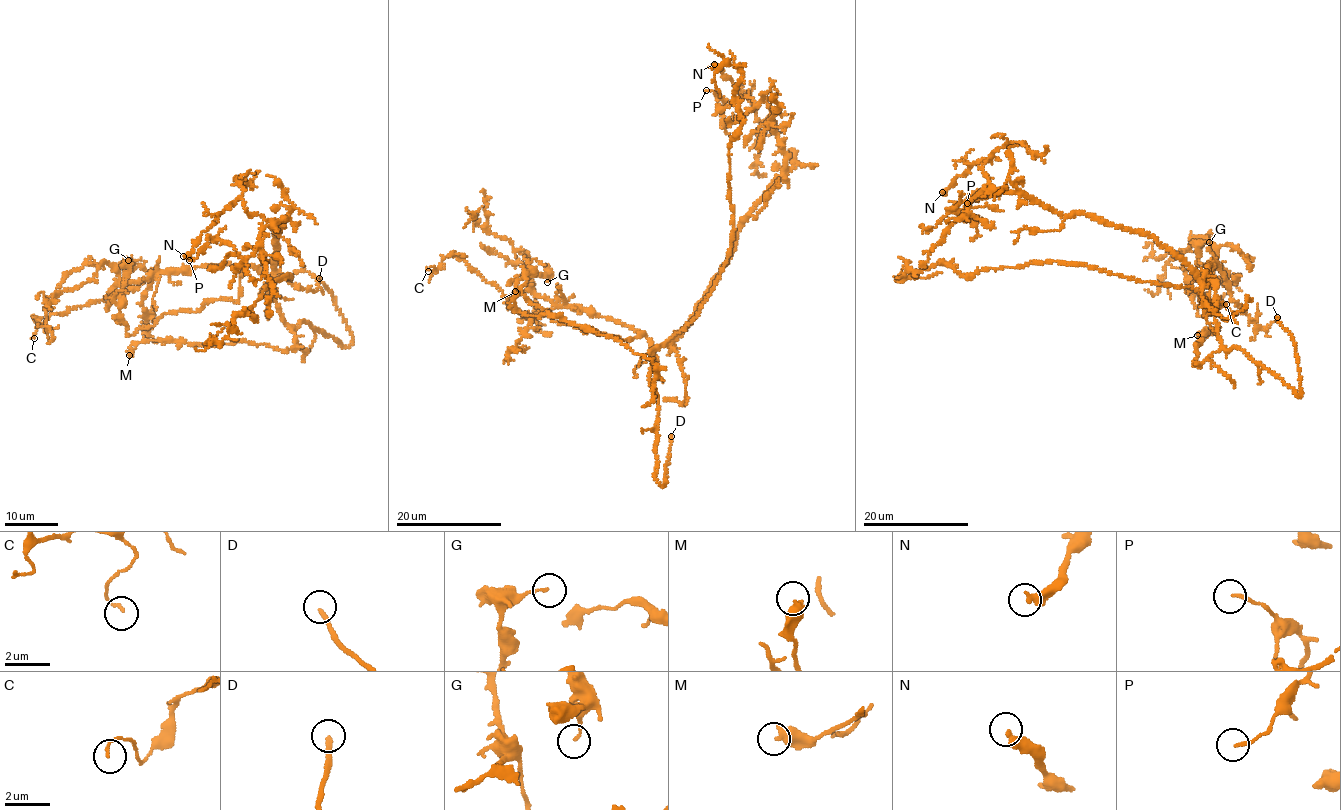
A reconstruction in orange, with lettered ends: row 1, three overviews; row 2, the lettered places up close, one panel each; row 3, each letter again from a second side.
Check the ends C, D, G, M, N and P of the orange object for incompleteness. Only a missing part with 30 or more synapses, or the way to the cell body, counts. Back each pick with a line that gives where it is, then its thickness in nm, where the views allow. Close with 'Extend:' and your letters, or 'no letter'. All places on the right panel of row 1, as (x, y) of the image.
D: (1277, 317) | 200 nm
Extend: D

